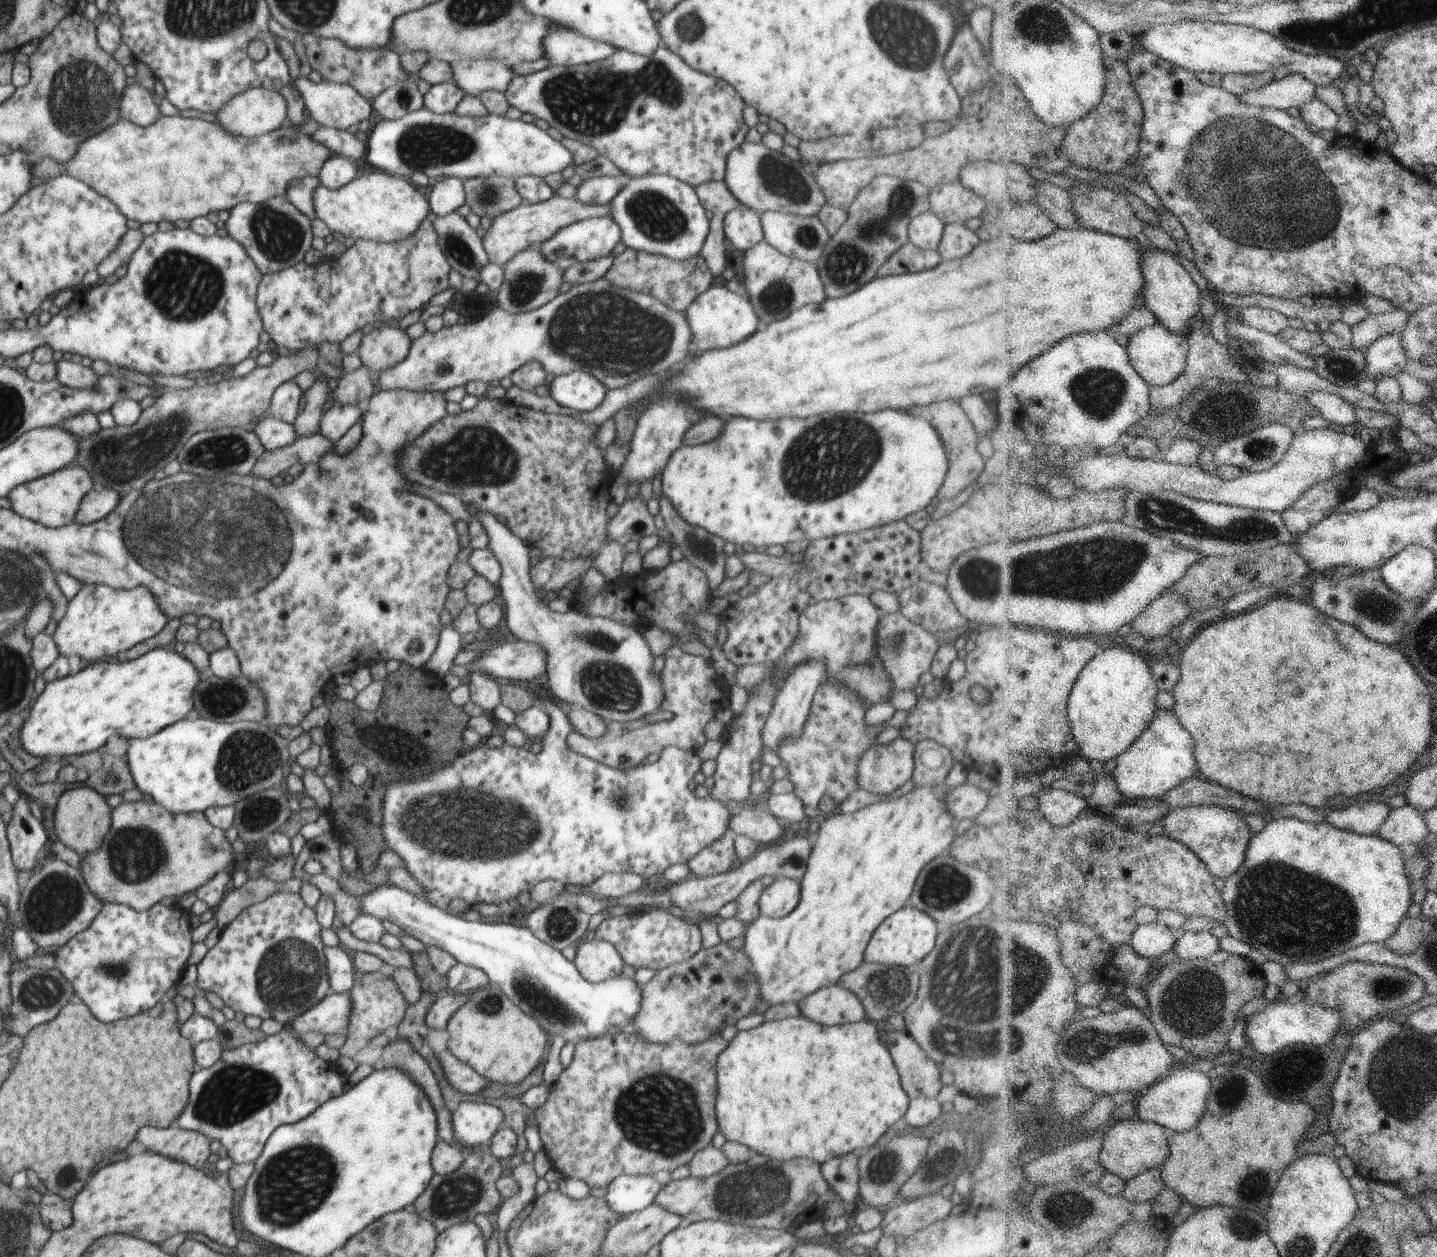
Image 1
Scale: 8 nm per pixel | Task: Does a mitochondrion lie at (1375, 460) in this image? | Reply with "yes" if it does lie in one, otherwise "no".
no

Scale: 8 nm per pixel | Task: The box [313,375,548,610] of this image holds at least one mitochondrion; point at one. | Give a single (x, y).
(474, 455)

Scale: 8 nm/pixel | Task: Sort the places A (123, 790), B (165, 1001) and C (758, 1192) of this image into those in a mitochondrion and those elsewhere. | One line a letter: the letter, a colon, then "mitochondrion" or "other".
A: other
B: other
C: mitochondrion

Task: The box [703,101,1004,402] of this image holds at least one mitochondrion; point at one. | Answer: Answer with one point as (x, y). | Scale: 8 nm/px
(847, 264)

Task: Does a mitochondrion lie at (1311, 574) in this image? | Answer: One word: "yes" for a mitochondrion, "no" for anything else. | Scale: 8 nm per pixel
no

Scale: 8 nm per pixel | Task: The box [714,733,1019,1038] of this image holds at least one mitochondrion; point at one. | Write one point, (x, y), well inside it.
(945, 886)

